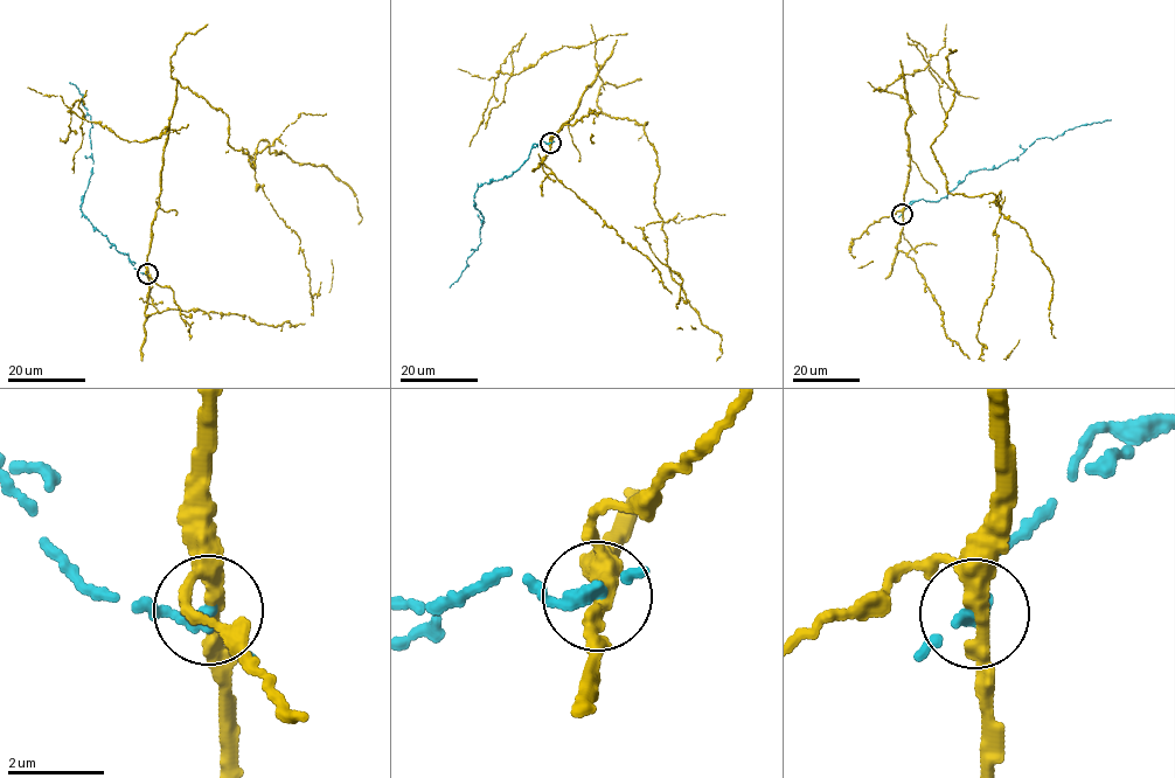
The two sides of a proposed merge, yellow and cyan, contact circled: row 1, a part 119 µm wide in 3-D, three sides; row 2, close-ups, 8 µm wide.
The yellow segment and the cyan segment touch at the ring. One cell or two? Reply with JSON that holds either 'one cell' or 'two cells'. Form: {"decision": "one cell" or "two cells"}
{"decision": "two cells"}

